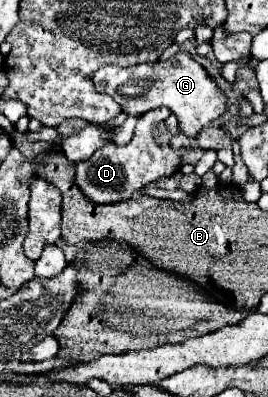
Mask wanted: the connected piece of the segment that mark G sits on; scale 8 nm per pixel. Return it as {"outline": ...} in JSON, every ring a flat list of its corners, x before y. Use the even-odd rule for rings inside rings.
{"outline":[[177,53,163,63,145,63,129,69,101,67,93,73,93,85,99,93,111,95,127,115,143,115,151,109,167,107,177,117,179,131,187,137,195,137,203,127,223,115,231,103,219,93,205,69,187,53]]}

